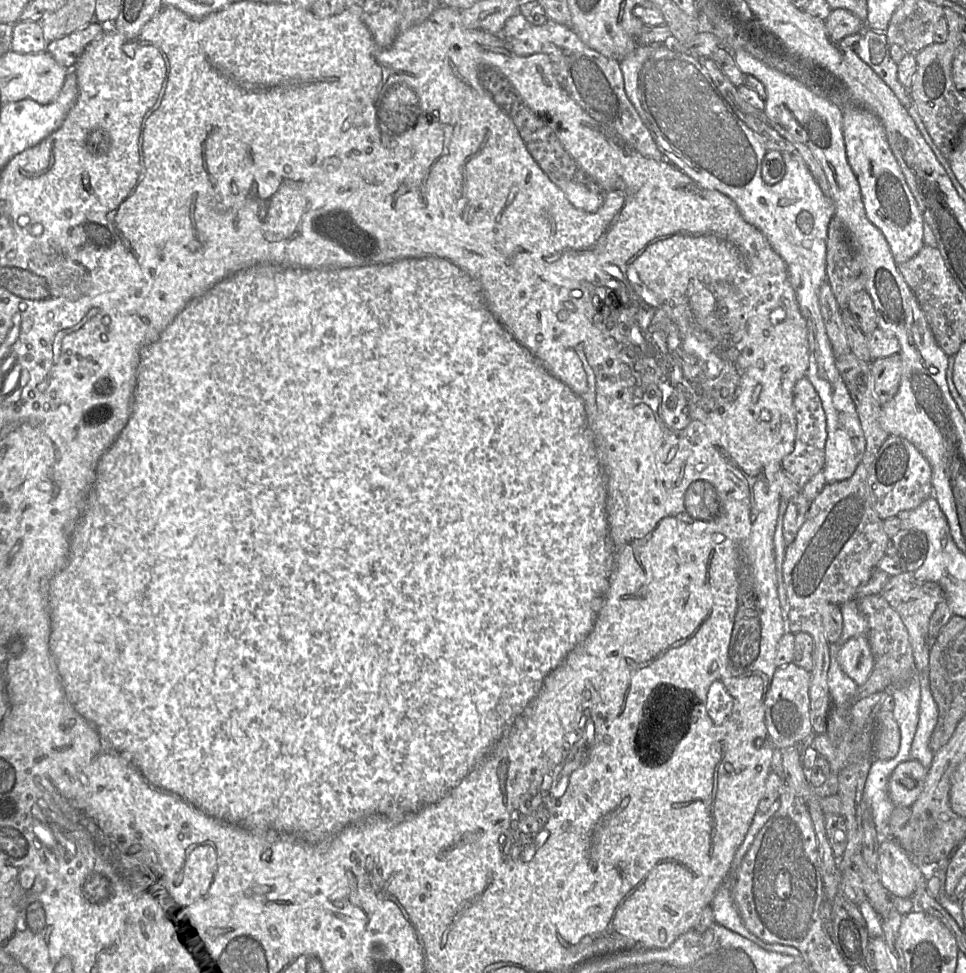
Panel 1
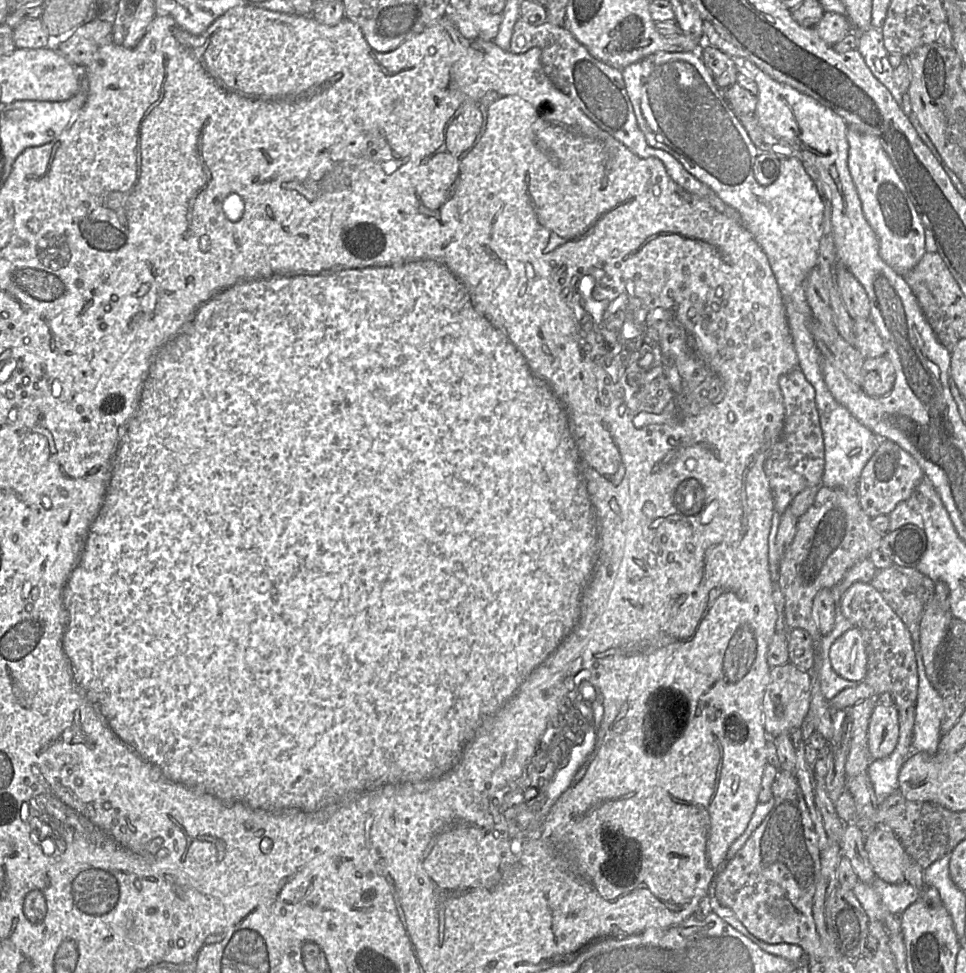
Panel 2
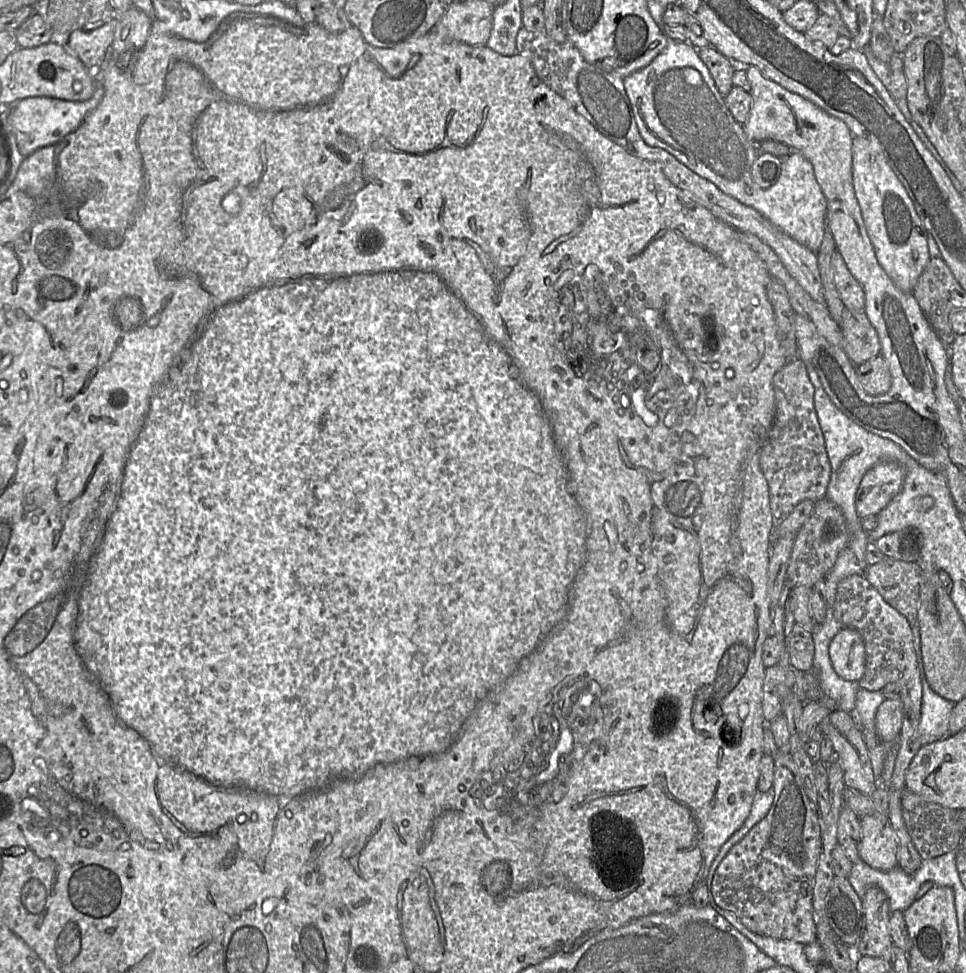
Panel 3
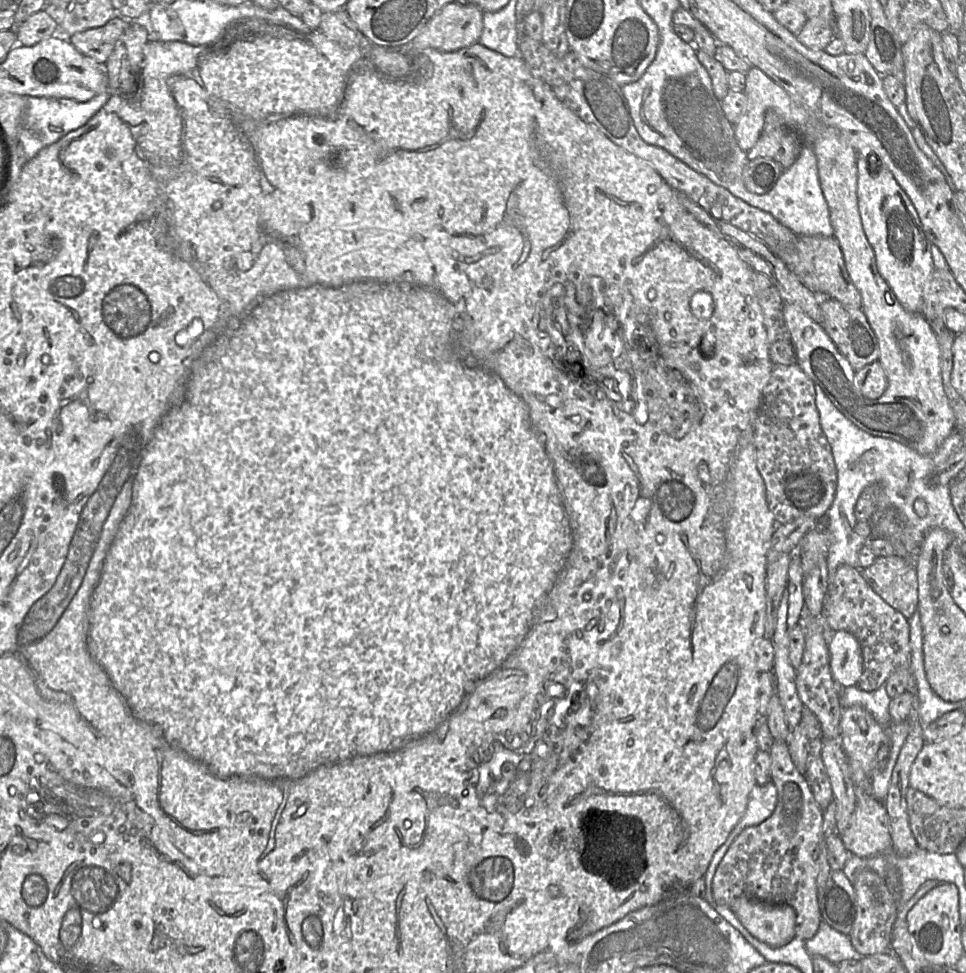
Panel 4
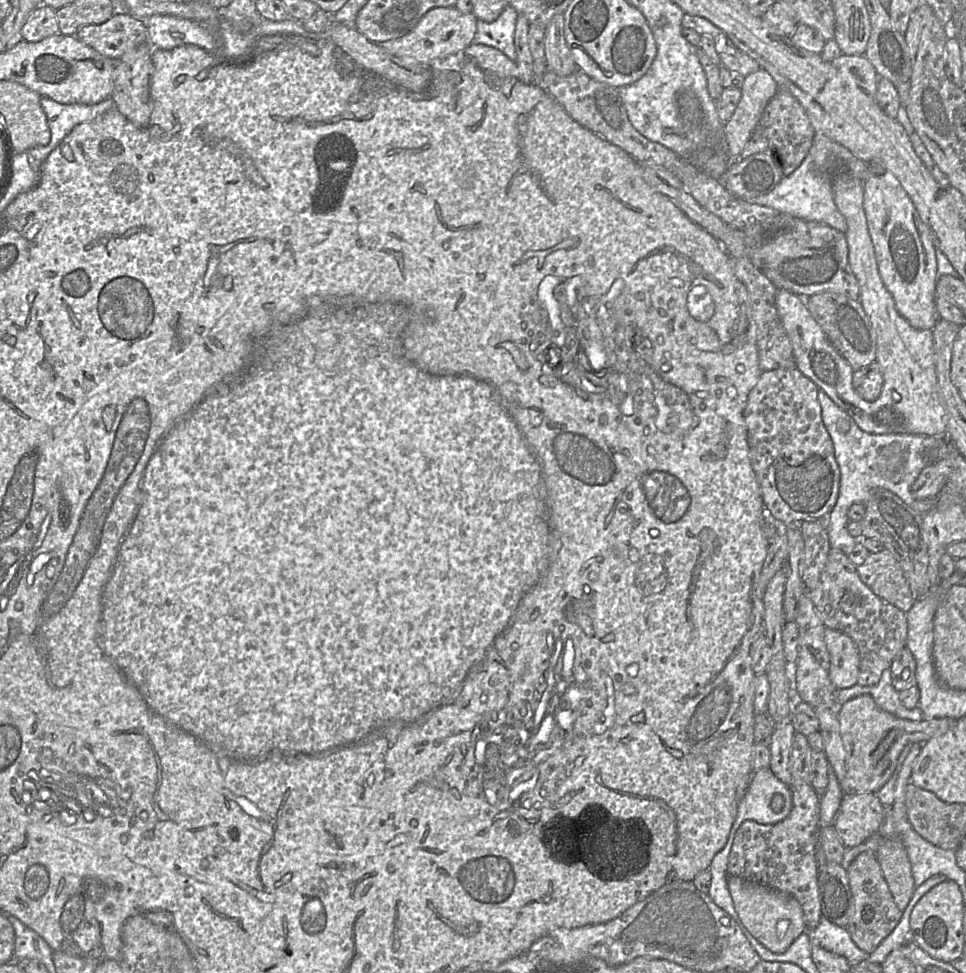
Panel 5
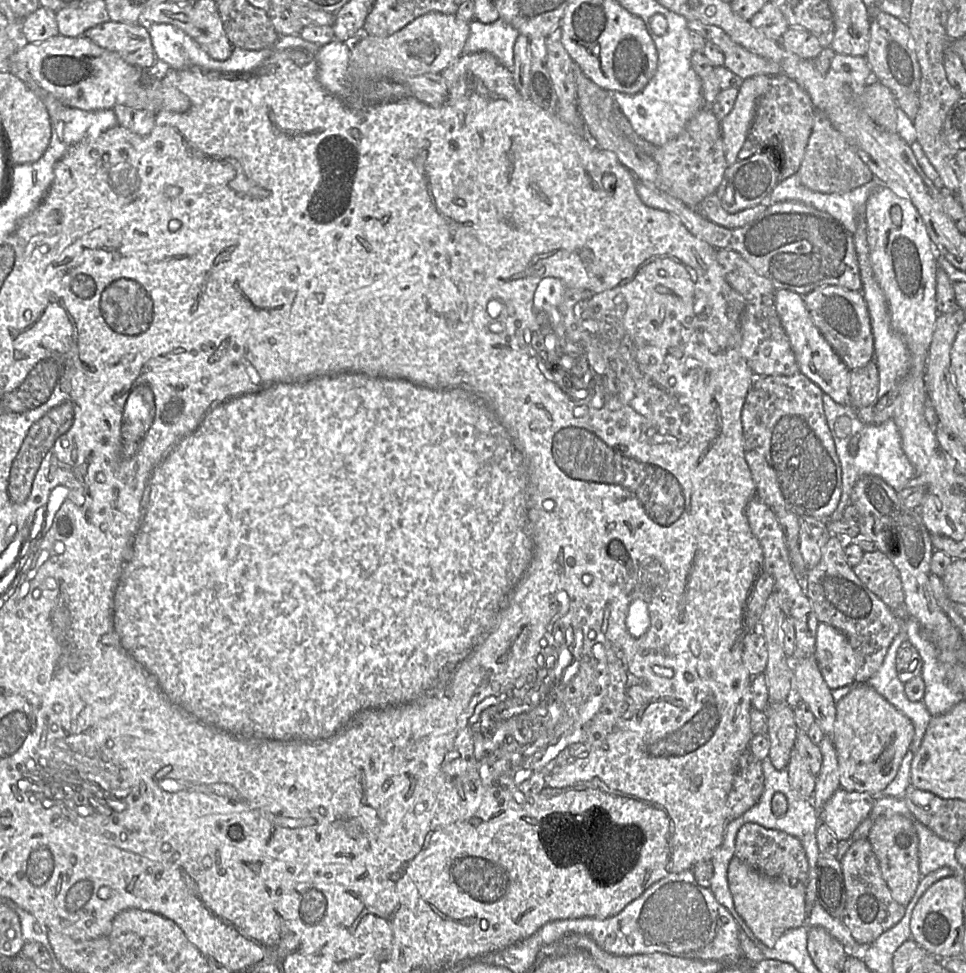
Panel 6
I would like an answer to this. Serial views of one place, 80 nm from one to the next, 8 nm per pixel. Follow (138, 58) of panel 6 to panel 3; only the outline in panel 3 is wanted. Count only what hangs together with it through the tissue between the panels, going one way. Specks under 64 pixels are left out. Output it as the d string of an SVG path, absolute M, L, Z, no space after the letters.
M113 18L93 30L73 30L64 47L76 56L89 71L94 71L104 61L112 46L117 24L118 19Z

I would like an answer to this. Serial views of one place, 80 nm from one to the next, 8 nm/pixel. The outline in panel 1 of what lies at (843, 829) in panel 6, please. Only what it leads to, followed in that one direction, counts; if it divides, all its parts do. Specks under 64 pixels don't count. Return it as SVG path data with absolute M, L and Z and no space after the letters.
M883 836L879 845L877 873L883 887L892 895L912 897L920 885L925 885L924 870L911 861L907 853L890 836Z

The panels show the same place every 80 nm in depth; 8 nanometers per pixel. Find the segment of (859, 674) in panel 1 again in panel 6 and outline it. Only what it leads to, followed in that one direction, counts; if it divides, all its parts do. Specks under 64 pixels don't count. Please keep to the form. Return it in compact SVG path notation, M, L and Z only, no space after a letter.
M819 622L814 657L830 690L855 682L856 658L847 637L824 622Z

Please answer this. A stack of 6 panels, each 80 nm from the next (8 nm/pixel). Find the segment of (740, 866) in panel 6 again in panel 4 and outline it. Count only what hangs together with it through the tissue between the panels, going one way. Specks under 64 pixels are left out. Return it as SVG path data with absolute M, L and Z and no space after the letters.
M741 896L730 908L755 938L769 946L781 947L795 938L796 912L787 904Z

